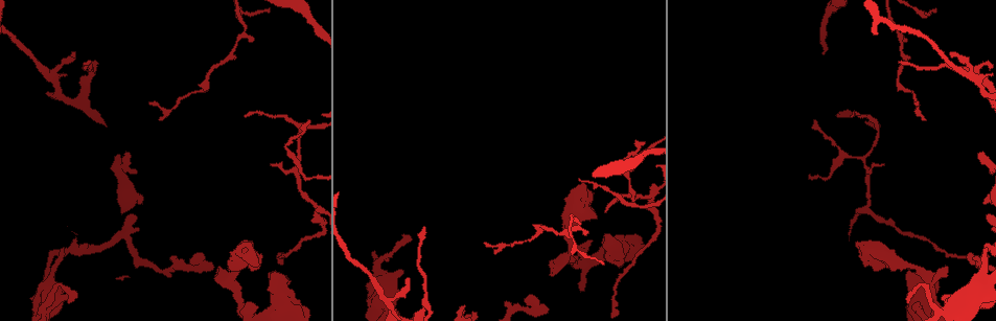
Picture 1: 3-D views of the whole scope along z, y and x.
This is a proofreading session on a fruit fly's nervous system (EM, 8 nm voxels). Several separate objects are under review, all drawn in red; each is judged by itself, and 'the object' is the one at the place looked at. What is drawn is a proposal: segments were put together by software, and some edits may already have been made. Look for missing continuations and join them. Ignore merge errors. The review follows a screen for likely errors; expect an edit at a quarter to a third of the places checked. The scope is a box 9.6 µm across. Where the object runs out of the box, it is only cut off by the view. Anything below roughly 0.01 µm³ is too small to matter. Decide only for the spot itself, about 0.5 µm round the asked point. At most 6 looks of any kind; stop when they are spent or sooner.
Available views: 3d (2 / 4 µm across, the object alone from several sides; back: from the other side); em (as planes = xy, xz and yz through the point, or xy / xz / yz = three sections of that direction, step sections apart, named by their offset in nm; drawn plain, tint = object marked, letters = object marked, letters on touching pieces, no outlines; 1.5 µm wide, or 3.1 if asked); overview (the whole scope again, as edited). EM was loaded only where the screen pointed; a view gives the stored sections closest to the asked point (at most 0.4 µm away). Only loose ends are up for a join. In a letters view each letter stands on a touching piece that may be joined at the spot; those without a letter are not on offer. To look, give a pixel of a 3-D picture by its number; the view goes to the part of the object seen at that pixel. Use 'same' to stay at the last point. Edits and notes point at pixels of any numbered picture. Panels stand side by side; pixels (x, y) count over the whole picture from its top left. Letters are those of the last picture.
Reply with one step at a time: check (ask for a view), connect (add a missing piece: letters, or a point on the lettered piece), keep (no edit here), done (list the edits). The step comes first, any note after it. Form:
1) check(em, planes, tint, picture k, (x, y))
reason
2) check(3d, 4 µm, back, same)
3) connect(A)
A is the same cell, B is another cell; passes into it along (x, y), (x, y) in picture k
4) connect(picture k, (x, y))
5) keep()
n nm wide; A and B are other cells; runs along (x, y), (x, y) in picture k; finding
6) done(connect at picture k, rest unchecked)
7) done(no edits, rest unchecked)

check(em, planes, tint, picture 1, (879, 268))
an open end

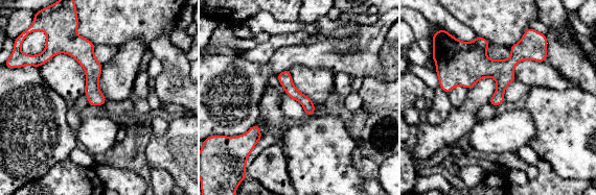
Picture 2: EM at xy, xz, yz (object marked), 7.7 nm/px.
check(em, planes, letters, same)
see the neighbours

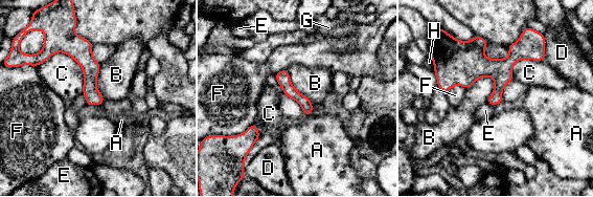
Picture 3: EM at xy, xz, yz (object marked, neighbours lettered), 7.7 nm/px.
keep()
A, B, C, D, E, F, G and H are other cells; border along (495, 81), (480, 77), (466, 89) in picture 3; none of them fits

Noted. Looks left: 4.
check(3d, 4 µm, picture 1, (916, 103))
free end

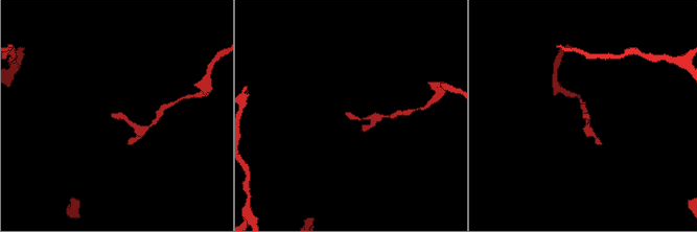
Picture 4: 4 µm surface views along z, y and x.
check(em, planes, letters, picture 4, (584, 114))

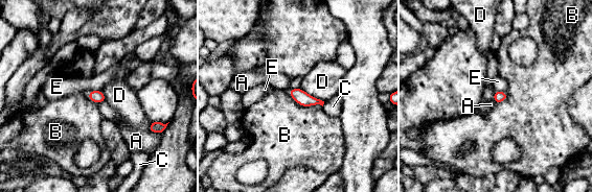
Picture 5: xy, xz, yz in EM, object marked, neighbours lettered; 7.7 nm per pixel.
keep()
80 nm wide; A, B, C, D and E are other cells; no lettered piece goes on from it

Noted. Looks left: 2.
check(em, planes, letters, picture 1, (74, 55))
tapers out

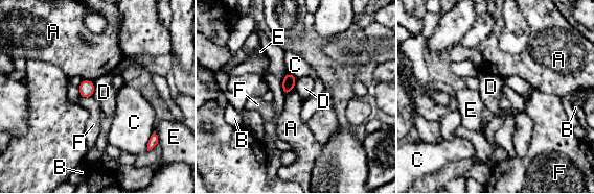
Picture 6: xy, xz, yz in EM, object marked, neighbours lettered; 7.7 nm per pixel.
keep()
D touches over 110 nm; A, B, C, D, E and F are other cells; no lettered piece goes on from it

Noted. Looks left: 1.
done(no edits, rest unchecked)

